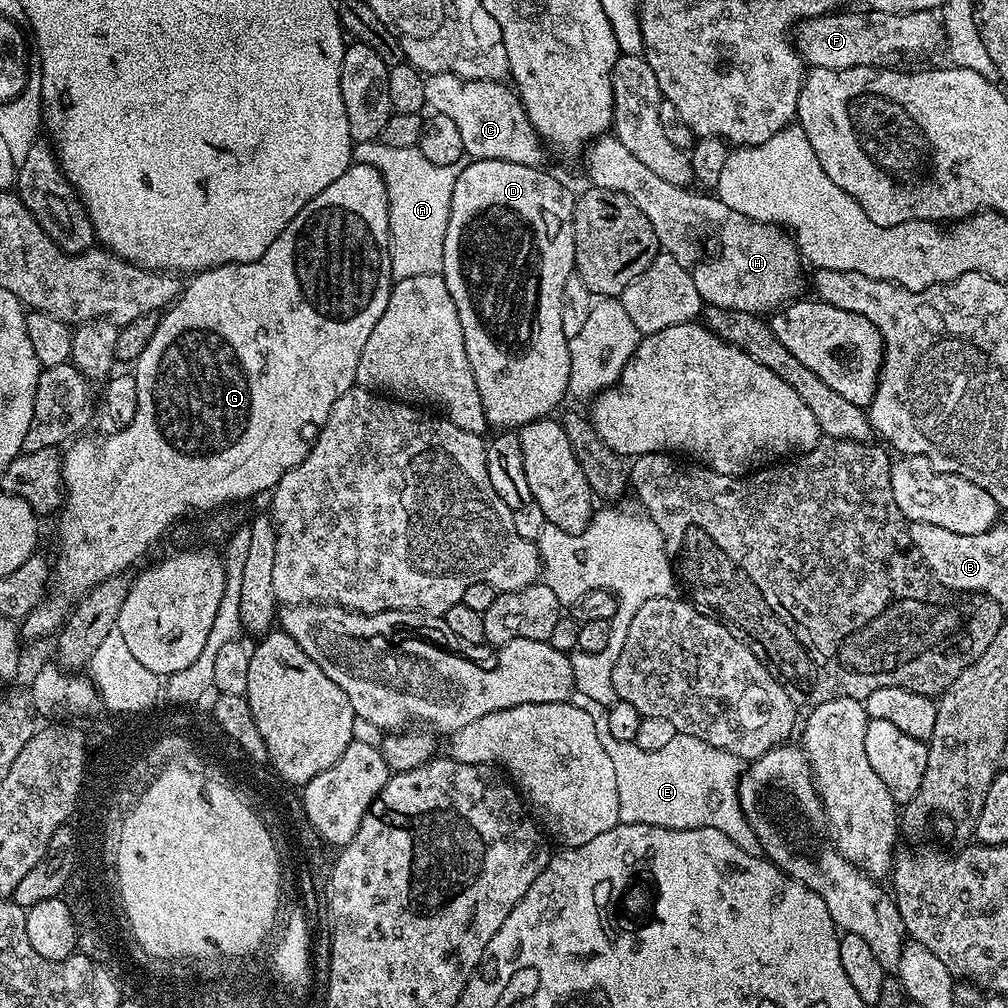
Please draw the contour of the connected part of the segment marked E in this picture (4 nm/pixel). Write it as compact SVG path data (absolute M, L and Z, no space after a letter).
M603 727L600 741L606 754L610 754L610 762L614 762L614 778L618 778L620 823L722 830L746 854L761 855L758 838L740 805L742 761L734 754L679 734L670 738L662 750L642 750L634 742L618 742Z

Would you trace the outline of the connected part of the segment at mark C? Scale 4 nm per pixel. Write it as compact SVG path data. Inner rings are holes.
M437 72L425 79L425 102L433 113L446 115L458 126L464 151L472 160L501 160L531 168L543 165L545 145L529 122L519 96L507 83L463 80L449 72Z

